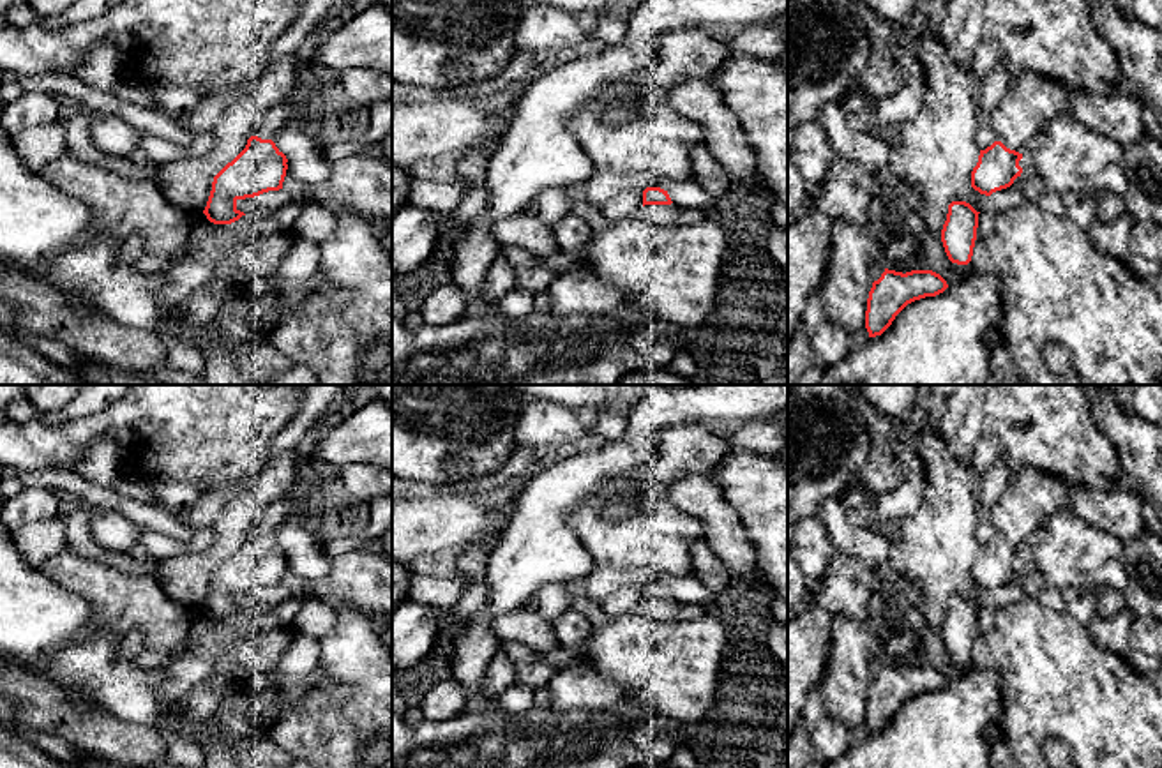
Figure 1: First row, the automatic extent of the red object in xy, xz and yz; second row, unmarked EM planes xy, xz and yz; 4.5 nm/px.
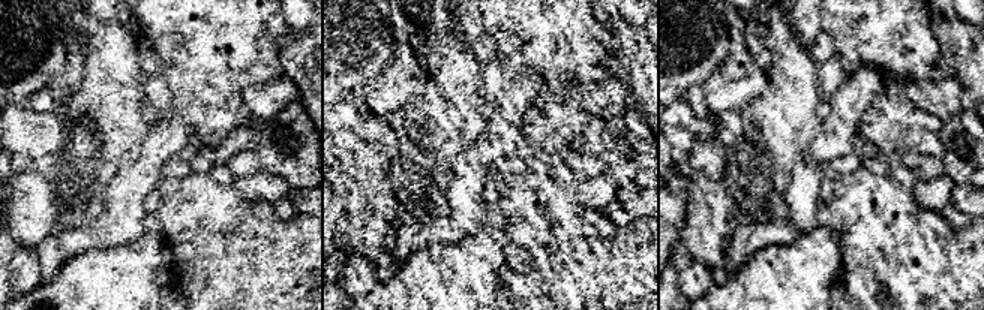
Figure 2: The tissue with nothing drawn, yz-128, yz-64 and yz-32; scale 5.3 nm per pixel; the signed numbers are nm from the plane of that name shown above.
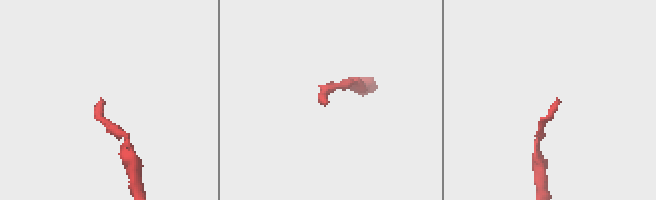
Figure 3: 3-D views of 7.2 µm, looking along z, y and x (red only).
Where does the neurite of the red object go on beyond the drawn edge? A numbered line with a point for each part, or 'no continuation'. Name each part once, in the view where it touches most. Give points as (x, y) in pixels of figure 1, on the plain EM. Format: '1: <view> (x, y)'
1: xz (668, 611)

